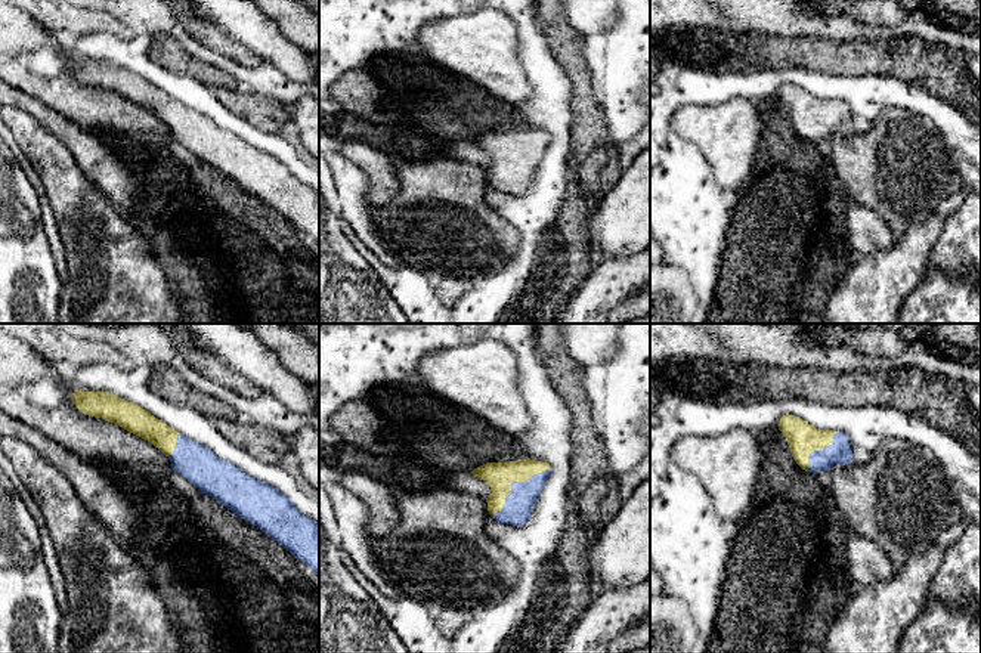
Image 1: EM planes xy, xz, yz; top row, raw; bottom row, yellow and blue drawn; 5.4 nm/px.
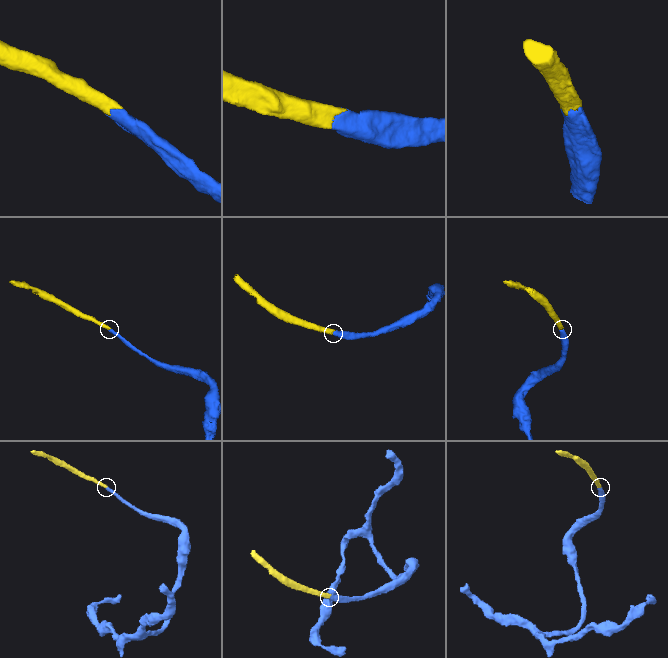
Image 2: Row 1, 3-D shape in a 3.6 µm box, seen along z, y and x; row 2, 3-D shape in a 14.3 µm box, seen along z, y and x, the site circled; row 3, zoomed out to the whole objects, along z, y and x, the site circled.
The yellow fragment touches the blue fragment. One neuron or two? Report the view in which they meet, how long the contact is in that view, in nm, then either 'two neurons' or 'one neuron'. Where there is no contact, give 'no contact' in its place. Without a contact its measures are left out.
meets yellow in xz; contact 400 nm long; one neuron

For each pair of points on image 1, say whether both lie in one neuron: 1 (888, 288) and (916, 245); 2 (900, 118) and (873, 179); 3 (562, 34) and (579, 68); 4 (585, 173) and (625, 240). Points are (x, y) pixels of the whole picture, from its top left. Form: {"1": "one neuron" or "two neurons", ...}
{"1": "one neuron", "2": "one neuron", "3": "one neuron", "4": "two neurons"}

